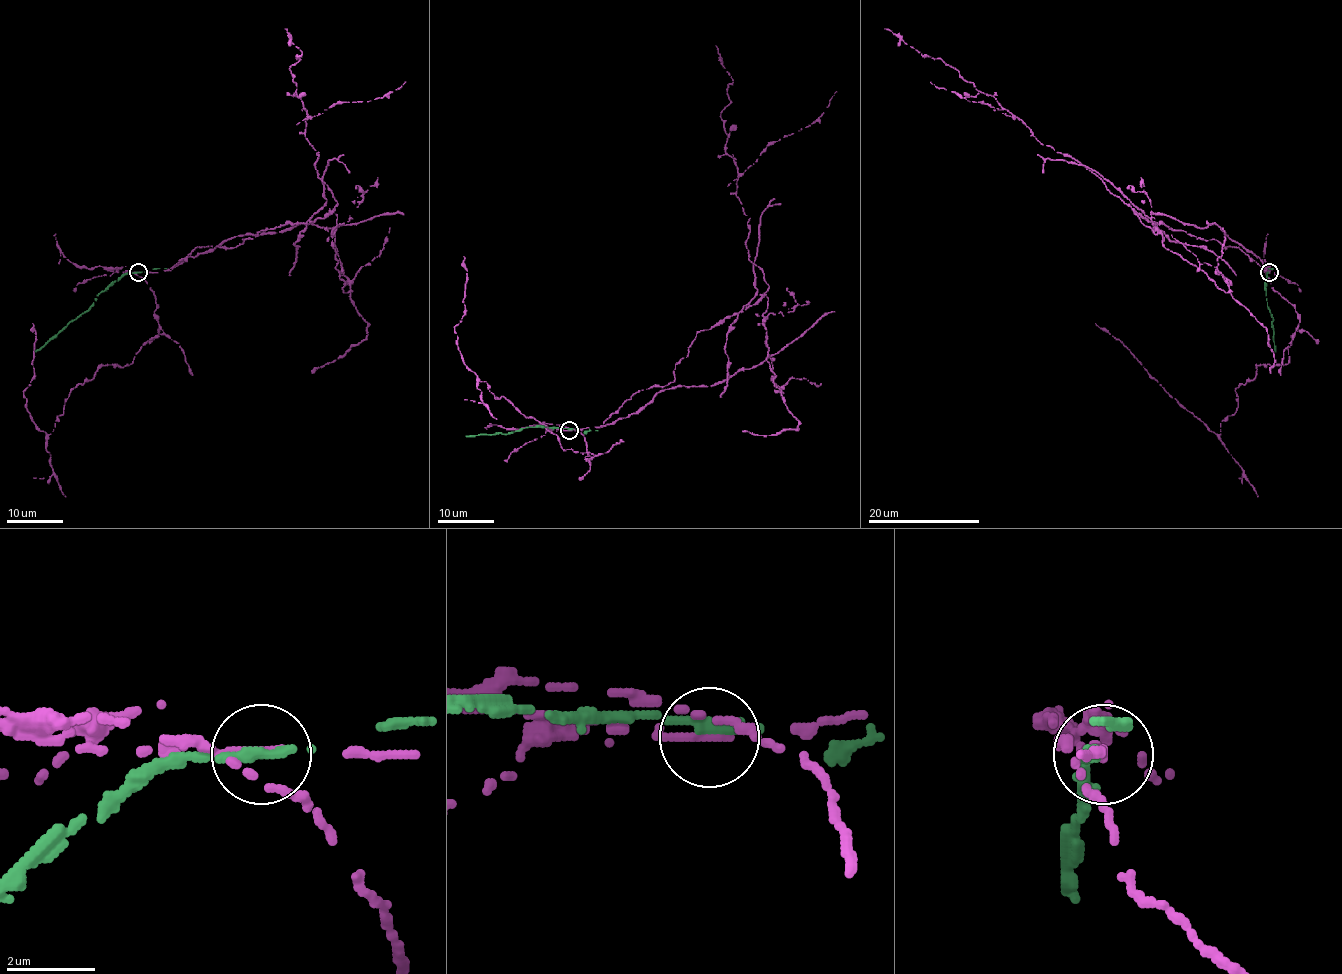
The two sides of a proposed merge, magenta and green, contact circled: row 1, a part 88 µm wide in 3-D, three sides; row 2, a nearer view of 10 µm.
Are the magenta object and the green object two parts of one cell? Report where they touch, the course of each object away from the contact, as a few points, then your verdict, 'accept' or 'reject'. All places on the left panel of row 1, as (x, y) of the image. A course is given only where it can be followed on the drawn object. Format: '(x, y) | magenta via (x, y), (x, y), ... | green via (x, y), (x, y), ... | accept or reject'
(138, 272) | magenta via (138, 272), (305, 223), (326, 201), (323, 181), (337, 202), (336, 269), (367, 336), (311, 371) | green via (138, 272), (125, 273), (114, 280), (90, 307), (34, 352) | reject

